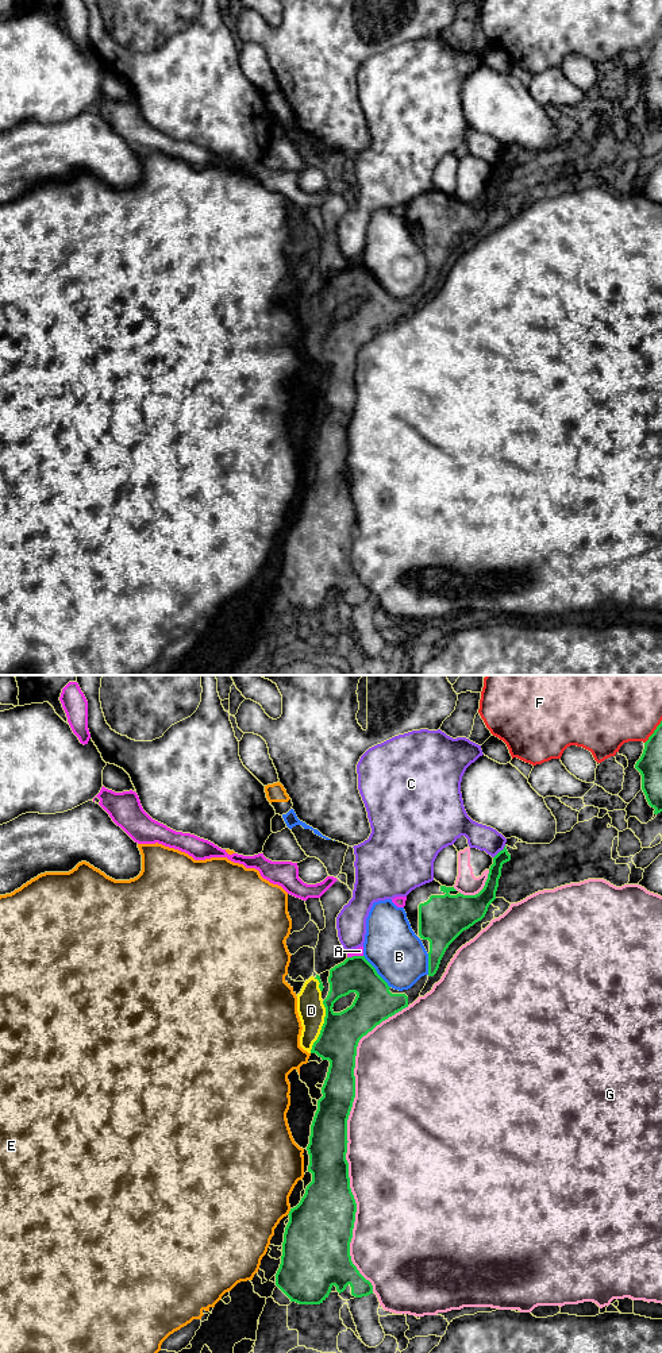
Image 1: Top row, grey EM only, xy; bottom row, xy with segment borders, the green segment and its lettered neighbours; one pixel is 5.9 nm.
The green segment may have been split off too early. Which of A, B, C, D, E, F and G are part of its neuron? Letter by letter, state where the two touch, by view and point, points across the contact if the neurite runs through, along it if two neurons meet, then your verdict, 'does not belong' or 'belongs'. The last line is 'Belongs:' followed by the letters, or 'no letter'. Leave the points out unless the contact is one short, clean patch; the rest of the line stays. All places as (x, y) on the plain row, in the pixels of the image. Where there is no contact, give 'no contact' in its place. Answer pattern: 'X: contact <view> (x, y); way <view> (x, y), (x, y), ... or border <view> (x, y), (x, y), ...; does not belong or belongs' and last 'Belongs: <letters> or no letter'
A: contact xy (354, 265); does not belong
B: contact xy (376, 280); does not belong
C: contact xy (499, 161); does not belong
D: contact xy (322, 335); belongs
E: contact xy (289, 520); does not belong
F: contact xy (654, 41); does not belong
G: contact xy (347, 450); does not belong
Belongs: D

